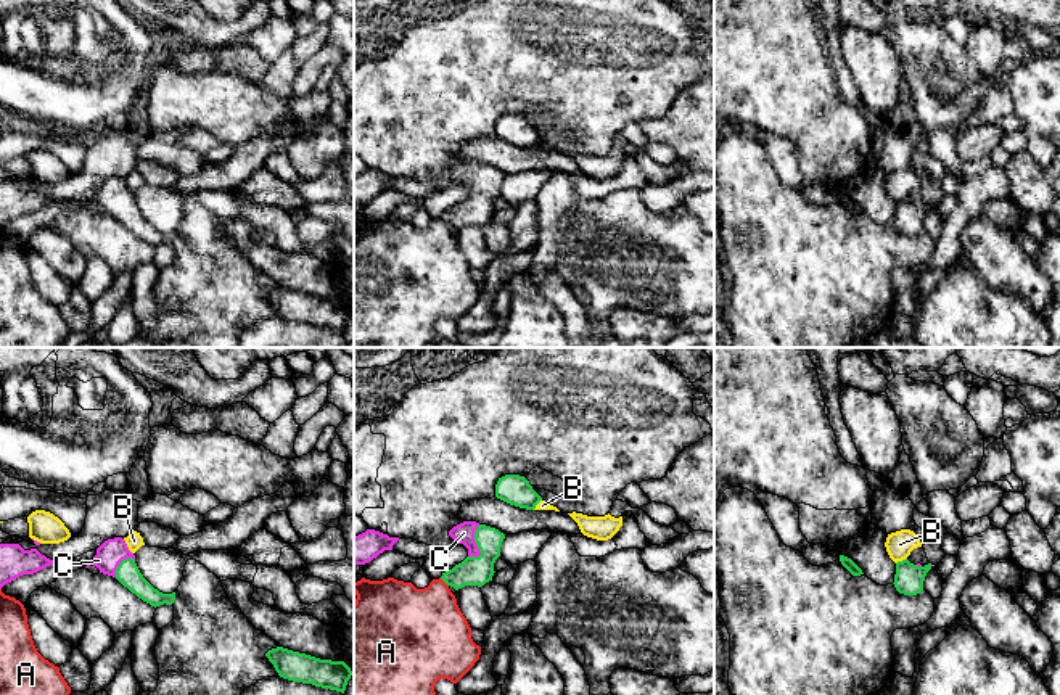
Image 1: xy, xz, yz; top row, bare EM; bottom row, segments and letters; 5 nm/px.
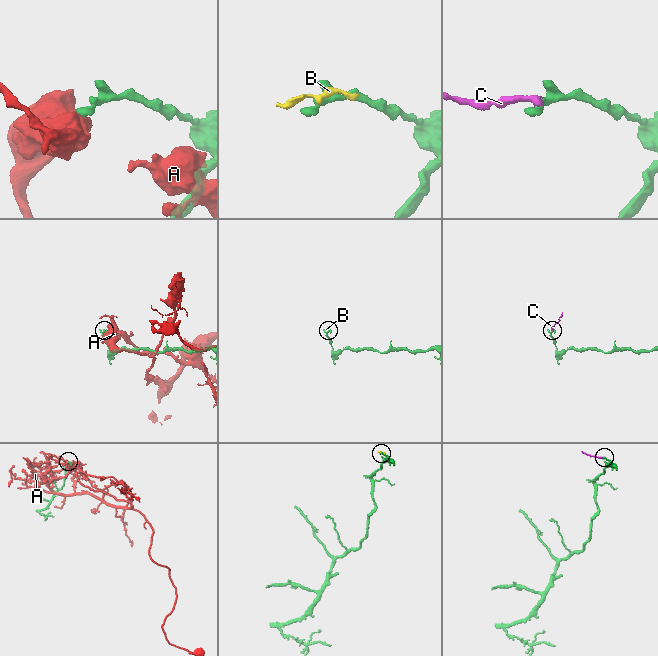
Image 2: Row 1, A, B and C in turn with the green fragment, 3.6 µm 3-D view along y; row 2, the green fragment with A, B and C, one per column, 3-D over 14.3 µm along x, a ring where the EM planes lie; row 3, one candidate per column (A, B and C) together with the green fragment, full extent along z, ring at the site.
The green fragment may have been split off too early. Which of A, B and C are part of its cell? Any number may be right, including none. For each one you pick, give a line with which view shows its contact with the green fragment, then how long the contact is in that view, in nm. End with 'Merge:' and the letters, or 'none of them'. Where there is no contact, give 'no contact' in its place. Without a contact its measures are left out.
C: xz | 180 nm
Merge: C

